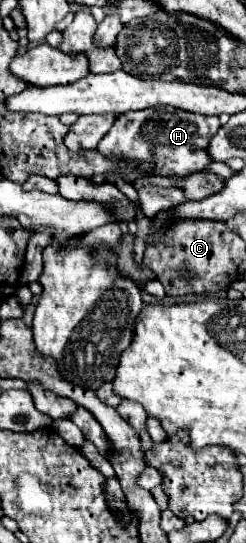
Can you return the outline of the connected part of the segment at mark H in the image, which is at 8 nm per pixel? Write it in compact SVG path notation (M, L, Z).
M173 107L131 111L115 119L115 127L111 127L111 131L107 131L107 135L99 141L97 151L105 155L107 159L119 157L133 163L151 163L155 165L151 169L151 173L155 175L185 177L205 169L205 165L209 163L205 149L219 127L221 127L219 117L203 117L203 115L179 111Z

